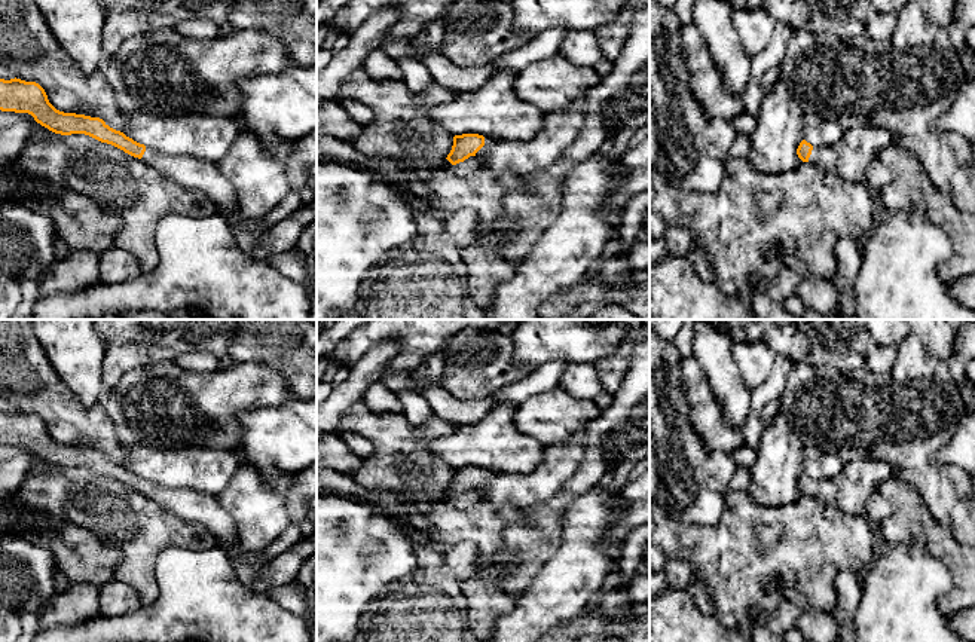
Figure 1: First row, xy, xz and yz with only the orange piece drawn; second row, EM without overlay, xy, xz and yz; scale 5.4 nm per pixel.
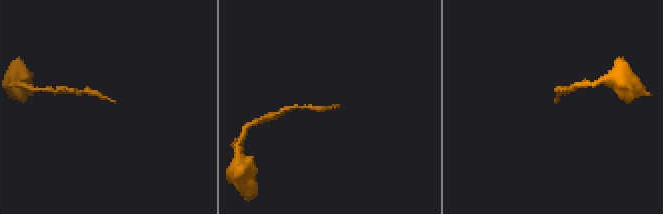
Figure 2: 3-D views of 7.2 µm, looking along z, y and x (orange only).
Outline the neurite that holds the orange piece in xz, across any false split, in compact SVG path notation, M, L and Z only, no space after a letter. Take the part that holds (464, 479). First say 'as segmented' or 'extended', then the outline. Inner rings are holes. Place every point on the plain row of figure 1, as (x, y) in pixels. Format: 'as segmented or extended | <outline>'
extended | M479 467L455 468L452 483L446 492L459 510L468 510L482 501L482 486L493 473Z

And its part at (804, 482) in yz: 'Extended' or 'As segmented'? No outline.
Extended

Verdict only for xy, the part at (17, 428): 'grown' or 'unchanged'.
grown

